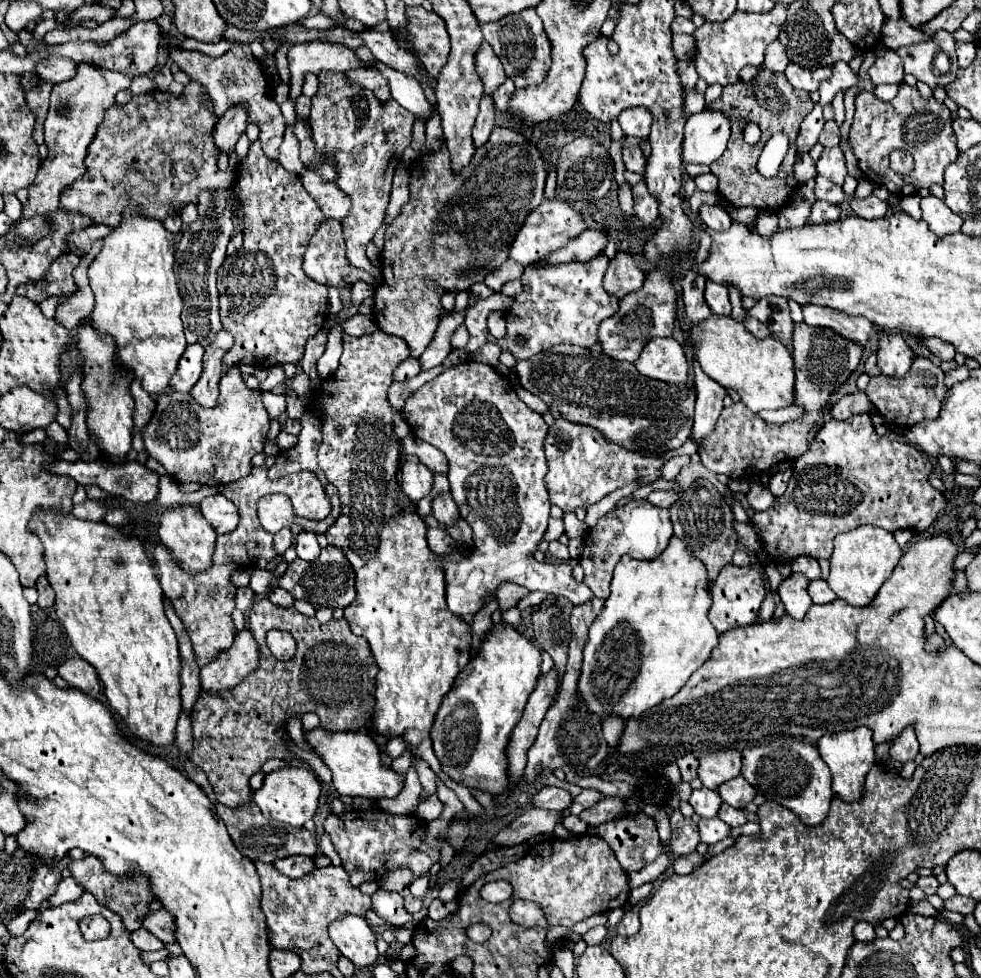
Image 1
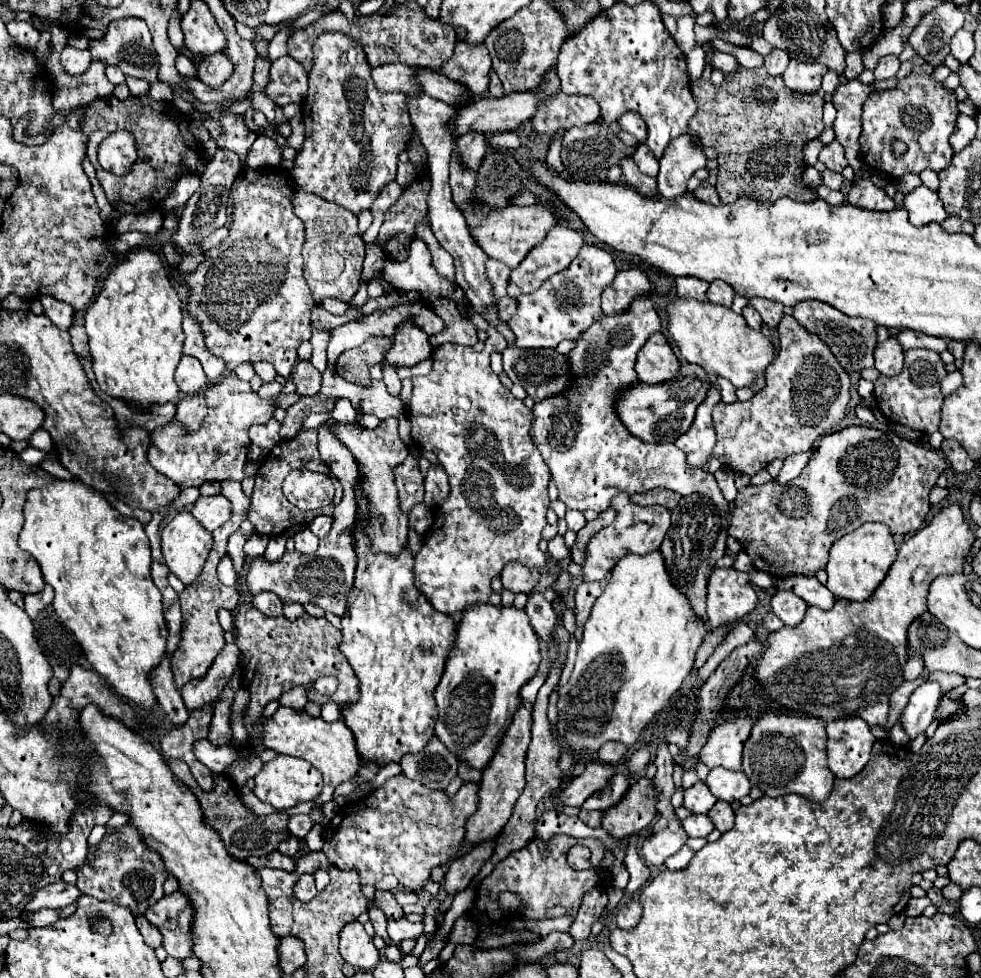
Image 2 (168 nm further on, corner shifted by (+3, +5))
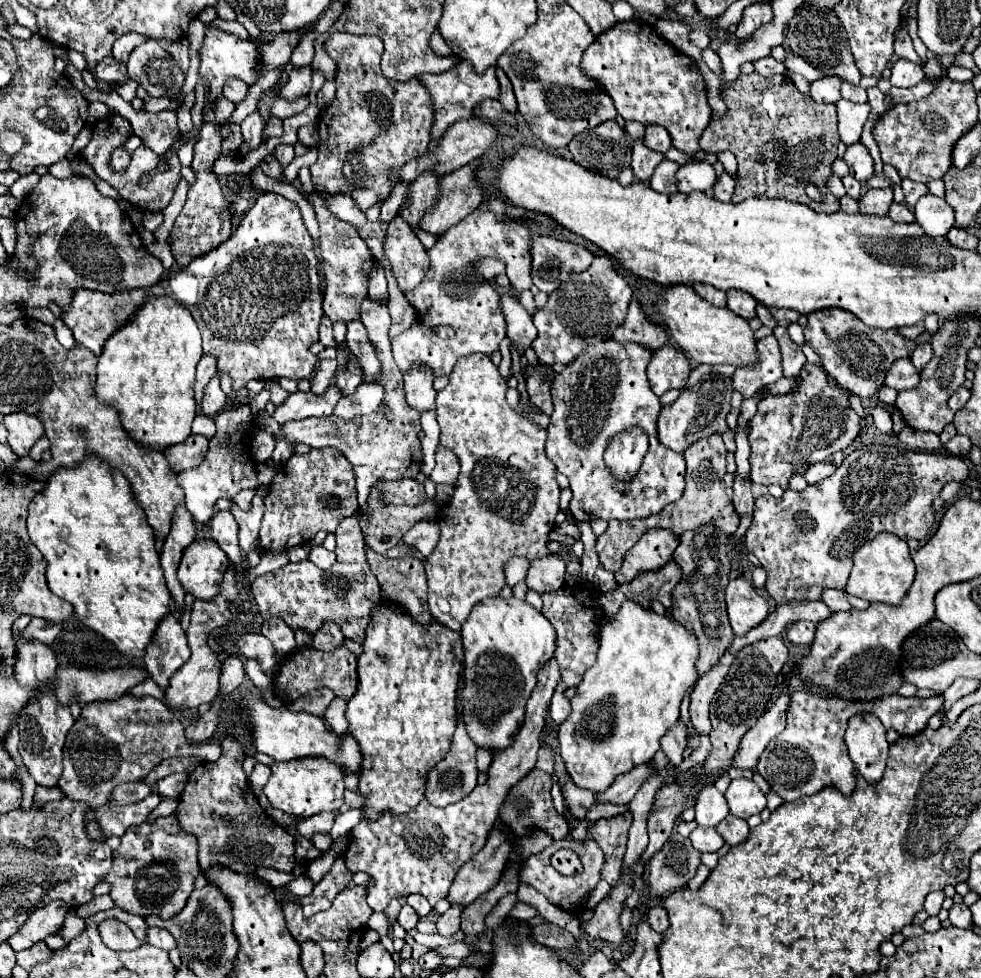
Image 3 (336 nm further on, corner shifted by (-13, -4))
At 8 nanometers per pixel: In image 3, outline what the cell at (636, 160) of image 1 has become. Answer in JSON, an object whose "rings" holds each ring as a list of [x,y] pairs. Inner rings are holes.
{"rings":[[[664,159],[664,163],[660,163],[660,165],[656,167],[656,171],[652,173],[650,187],[652,187],[654,191],[658,191],[658,193],[664,193],[664,195],[676,193],[678,189],[676,189],[676,179],[674,179],[674,175],[676,175],[678,167],[680,167],[678,163]]]}

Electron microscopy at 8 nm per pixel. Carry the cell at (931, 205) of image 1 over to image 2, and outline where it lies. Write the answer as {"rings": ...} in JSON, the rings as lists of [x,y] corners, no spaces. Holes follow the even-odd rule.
{"rings":[[[918,186],[904,198],[904,208],[910,212],[910,222],[914,226],[922,226],[928,222],[944,222],[948,212],[940,202],[940,196],[926,186]]]}

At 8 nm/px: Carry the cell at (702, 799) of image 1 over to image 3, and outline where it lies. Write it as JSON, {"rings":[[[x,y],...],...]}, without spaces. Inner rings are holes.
{"rings":[[[714,785],[704,787],[696,801],[696,823],[700,827],[716,827],[728,815],[728,803],[724,793],[720,793]]]}

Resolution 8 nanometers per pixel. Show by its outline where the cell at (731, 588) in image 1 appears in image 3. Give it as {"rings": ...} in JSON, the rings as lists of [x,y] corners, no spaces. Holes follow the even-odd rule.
{"rings":[[[738,577],[730,581],[724,595],[726,595],[730,625],[736,637],[746,635],[750,629],[758,627],[768,617],[766,599],[756,593],[756,589],[748,579]]]}

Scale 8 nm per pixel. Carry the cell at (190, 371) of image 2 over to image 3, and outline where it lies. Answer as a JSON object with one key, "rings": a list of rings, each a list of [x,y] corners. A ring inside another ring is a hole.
{"rings":[[[214,377],[206,389],[204,389],[204,399],[202,399],[202,413],[212,417],[220,413],[226,407],[226,393],[220,389],[220,381]]]}

